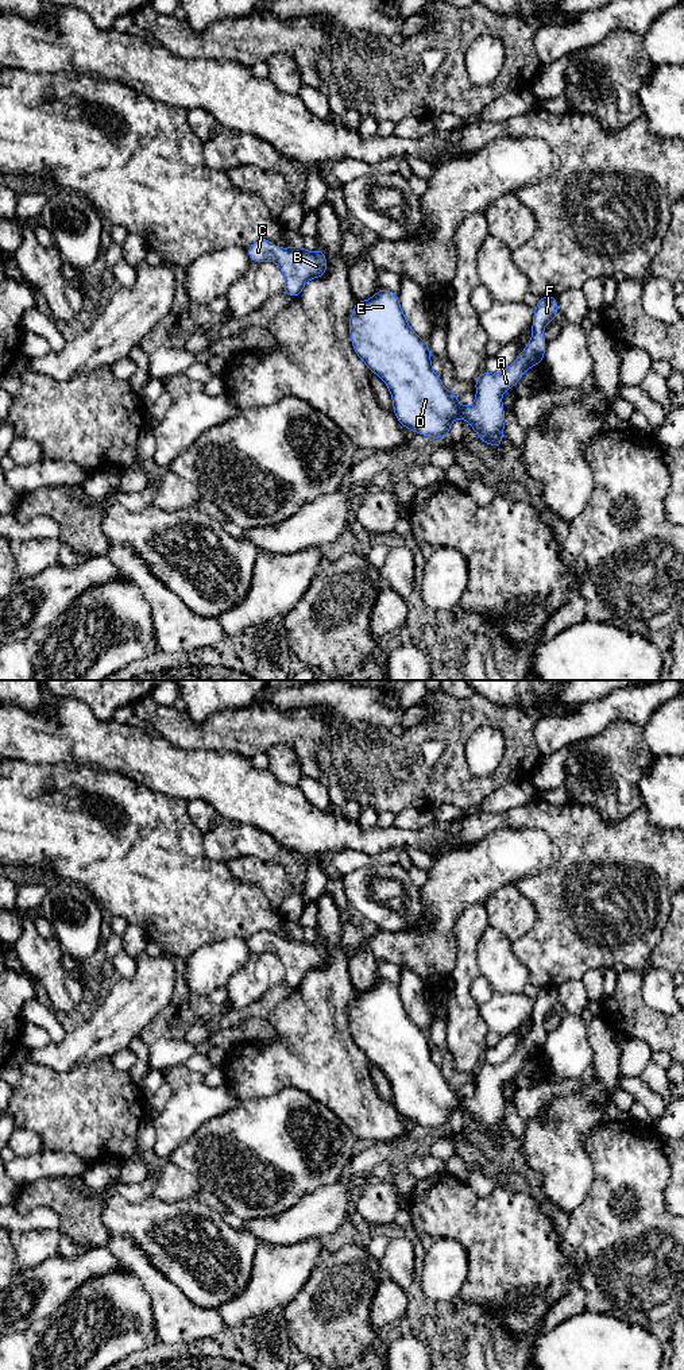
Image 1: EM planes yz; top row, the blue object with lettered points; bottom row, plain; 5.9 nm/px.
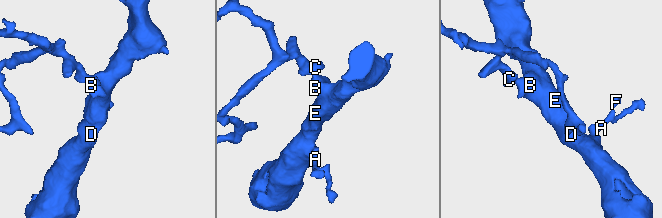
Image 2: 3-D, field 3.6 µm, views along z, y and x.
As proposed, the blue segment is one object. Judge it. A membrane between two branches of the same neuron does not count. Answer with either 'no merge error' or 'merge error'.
no merge error

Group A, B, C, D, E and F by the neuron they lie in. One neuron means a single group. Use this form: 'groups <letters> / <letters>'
groups A B C D E F

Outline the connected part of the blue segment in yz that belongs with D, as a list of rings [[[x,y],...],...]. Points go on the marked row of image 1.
[[[380,287],[364,302],[355,300],[348,327],[355,352],[390,389],[393,413],[406,429],[438,440],[448,436],[452,420],[457,417],[471,424],[479,440],[501,448],[506,425],[502,393],[544,360],[542,329],[556,316],[557,297],[540,297],[530,341],[503,373],[479,374],[474,382],[476,400],[469,408],[460,405],[456,393],[445,390],[434,374],[429,344],[409,327],[398,294]]]

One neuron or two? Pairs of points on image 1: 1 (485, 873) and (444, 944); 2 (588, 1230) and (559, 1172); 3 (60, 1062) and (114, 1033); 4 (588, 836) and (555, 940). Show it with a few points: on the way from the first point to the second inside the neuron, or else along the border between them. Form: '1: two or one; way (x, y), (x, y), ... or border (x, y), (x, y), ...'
1: one; way (467, 891), (444, 914), (444, 926)
2: two; border (592, 1179), (586, 1197), (570, 1215)
3: one; way (73, 1050), (100, 1037)
4: one; way (588, 861), (586, 878), (579, 884), (579, 914)

